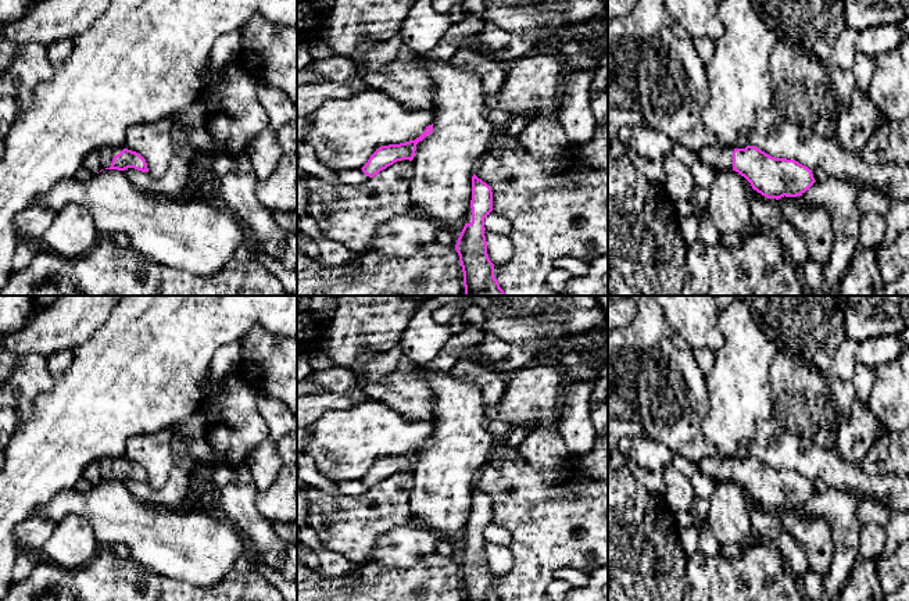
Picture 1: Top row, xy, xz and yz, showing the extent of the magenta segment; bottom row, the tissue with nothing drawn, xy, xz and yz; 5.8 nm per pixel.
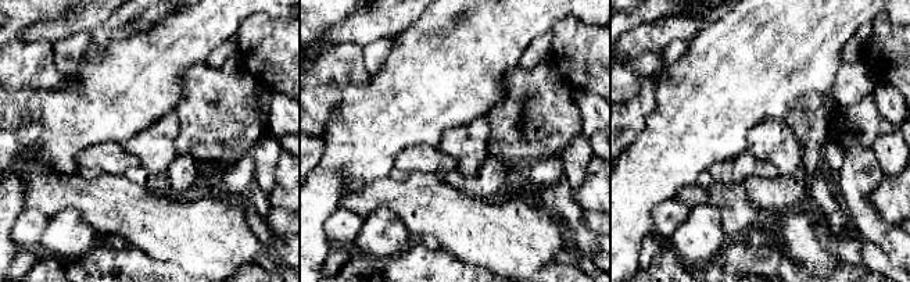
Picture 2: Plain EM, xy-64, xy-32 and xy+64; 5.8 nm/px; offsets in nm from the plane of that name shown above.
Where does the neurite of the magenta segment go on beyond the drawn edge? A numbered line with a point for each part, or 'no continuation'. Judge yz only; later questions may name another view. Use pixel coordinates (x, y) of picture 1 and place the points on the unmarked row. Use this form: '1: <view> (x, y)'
1: yz (719, 468)

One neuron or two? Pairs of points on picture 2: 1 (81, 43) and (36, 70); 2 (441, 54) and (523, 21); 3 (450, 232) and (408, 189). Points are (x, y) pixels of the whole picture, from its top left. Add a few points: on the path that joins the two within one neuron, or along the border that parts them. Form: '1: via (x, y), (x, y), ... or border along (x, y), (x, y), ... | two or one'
1: border along (52, 46), (54, 64), (68, 74) | two
2: via (462, 43), (484, 21), (502, 21) | one
3: via (440, 221), (419, 200) | one

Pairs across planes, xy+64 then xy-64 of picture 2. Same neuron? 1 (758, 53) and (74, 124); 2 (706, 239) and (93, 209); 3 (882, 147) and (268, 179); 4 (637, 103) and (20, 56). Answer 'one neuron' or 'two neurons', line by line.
1: one neuron
2: two neurons
3: one neuron
4: one neuron

